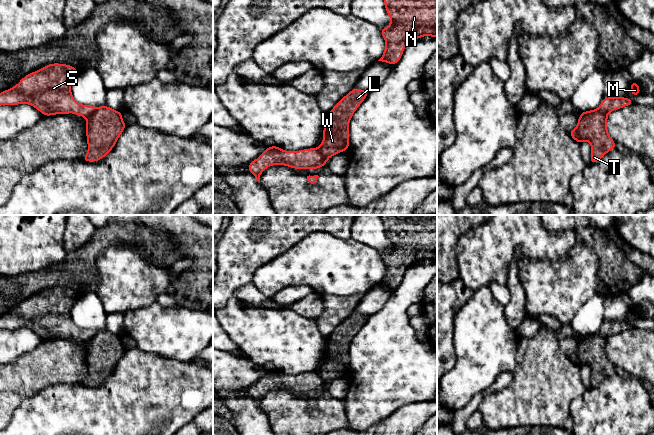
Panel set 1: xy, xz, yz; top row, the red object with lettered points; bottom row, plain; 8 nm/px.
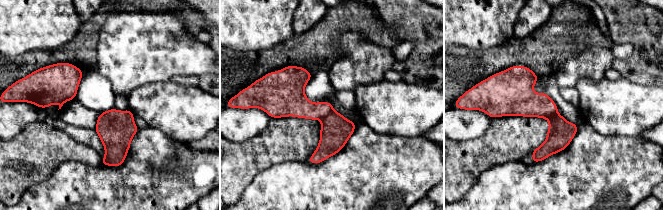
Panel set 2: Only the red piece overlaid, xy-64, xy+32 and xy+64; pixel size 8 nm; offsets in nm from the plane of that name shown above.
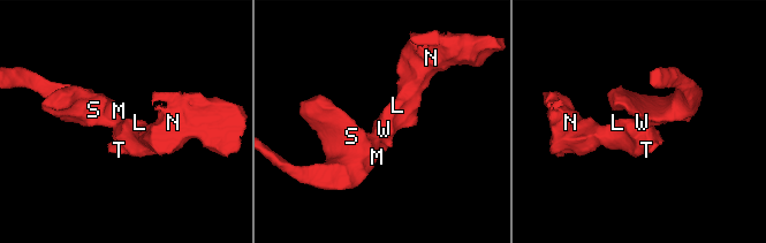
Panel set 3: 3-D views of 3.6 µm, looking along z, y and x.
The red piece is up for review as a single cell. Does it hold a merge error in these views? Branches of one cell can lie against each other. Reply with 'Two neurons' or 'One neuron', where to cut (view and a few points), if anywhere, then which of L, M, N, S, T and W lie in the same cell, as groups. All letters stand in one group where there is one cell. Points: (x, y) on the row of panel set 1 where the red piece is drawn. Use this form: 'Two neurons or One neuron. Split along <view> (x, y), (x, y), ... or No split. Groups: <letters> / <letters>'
Two neurons. Split along xy (97, 108), (86, 118). Groups: L N T W / M S

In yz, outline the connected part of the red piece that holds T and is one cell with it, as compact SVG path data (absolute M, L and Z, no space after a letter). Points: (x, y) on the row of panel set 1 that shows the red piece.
M599 109L581 112L577 126L568 134L579 144L589 141L591 144L590 163L596 164L606 153L616 148L615 141L607 129L608 115Z

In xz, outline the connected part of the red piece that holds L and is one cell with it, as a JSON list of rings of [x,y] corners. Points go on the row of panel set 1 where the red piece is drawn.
[[[353,88],[328,112],[322,131],[324,138],[318,146],[320,154],[325,159],[349,149],[349,122],[368,94],[369,91]]]

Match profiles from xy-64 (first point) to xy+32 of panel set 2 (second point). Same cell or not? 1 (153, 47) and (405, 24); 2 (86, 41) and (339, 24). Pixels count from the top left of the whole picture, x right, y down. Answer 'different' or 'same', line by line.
1: different
2: same

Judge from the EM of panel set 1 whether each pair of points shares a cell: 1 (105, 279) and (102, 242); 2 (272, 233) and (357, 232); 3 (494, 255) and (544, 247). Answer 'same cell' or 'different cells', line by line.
1: different cells
2: different cells
3: same cell

